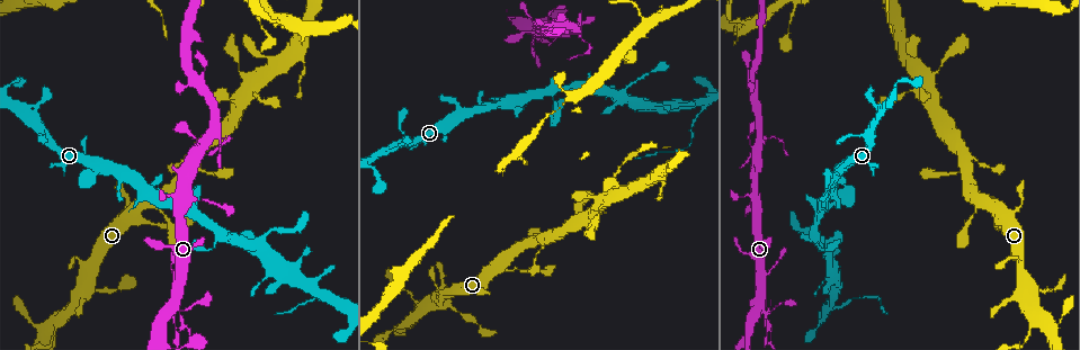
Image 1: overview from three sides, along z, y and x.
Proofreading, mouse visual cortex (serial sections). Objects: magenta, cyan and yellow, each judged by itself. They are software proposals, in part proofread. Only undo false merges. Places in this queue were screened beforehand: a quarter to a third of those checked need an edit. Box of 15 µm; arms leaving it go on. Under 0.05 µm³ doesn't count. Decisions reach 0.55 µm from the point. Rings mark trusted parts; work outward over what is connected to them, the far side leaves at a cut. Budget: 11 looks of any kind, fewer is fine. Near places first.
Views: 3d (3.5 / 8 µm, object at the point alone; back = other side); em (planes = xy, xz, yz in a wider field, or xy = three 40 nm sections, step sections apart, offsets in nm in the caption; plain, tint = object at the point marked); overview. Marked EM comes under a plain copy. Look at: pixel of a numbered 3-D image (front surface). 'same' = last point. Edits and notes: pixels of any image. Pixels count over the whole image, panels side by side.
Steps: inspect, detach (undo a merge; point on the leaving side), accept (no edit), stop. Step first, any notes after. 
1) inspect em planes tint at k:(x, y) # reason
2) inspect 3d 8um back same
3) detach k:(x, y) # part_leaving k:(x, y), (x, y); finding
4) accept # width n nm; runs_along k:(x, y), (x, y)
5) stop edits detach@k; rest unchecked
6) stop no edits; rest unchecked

inspect 3d 3.5um back at 1:(175, 328) # abrupt turn

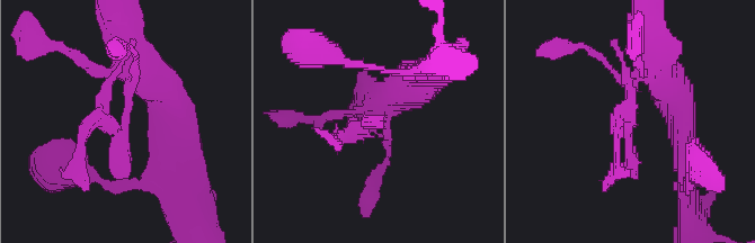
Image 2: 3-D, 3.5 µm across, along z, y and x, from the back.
inspect em xy step 3 tint at 2:(125, 113) # shape alone is not enough

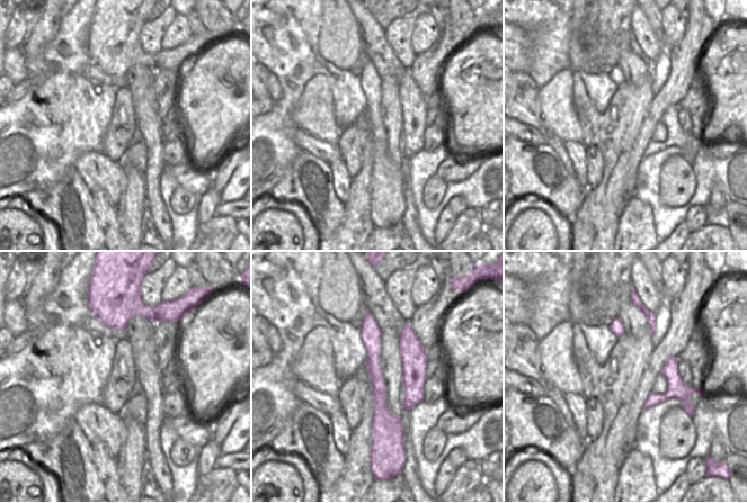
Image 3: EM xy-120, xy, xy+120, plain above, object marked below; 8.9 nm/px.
accept # runs_along 2:(123, 46), (79, 146); one cell here

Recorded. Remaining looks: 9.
inspect 3d 3.5um at 1:(553, 18) # a narrow waist

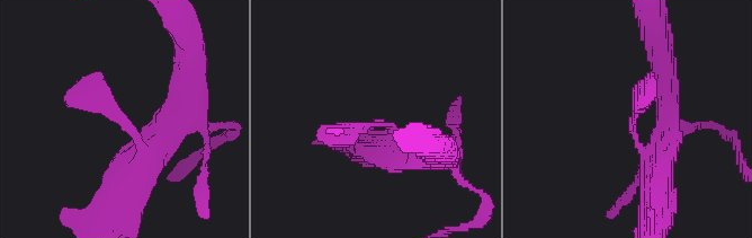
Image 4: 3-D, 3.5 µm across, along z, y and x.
inspect em xy step 1 tint at 4:(129, 126)

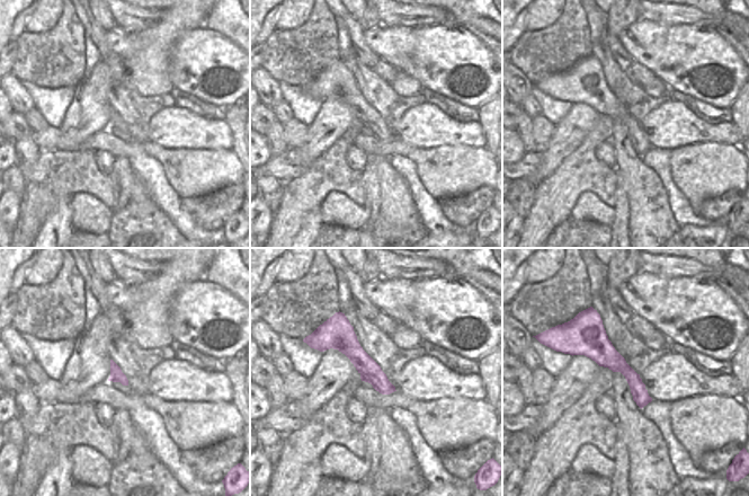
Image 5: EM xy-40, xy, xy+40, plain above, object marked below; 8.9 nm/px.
accept # runs_along 5:(593, 328), (643, 402); one cell here

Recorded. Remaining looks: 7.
inspect 3d 8um at 1:(703, 110) # abrupt turn

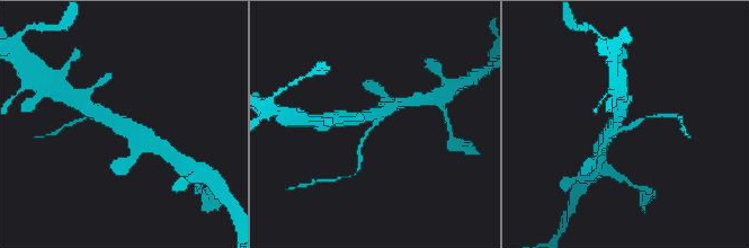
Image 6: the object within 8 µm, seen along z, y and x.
inspect 3d 3.5um back at 6:(123, 130) # zoom in

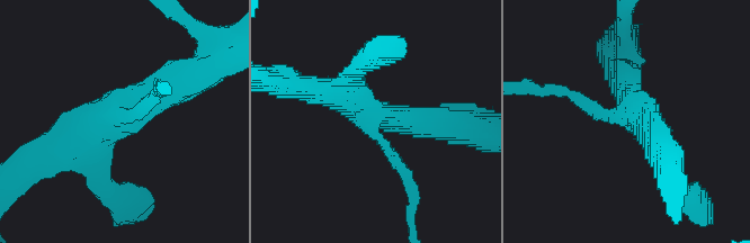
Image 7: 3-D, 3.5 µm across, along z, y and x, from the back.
detach 7:(399, 163) # arm_widths 150, 400, 400 nm; part_leaving 7:(373, 132), (411, 186), (411, 223); a second cell is stuck on

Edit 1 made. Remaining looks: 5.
inspect overview

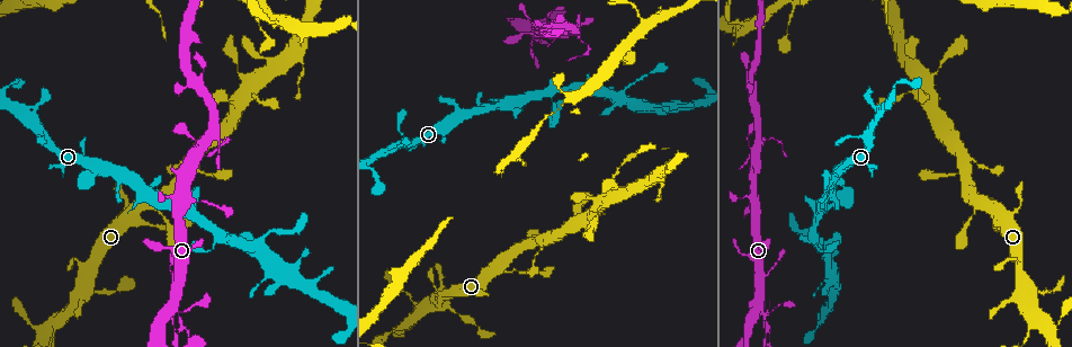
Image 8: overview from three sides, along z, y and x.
inspect 3d 8um at 8:(197, 170) # looks like a crossing

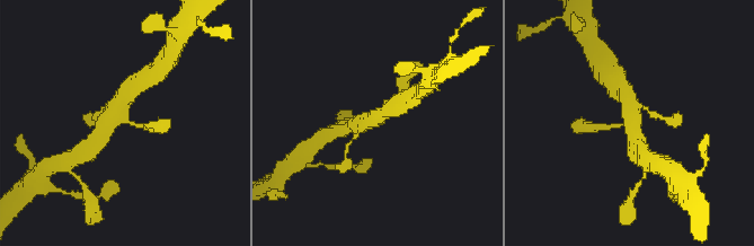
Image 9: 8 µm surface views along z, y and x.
inspect em planes tint at 9:(123, 117) # shape alone is not enough

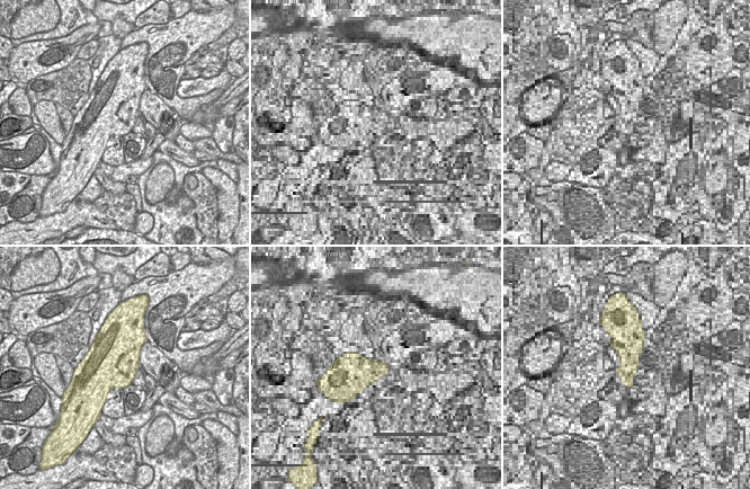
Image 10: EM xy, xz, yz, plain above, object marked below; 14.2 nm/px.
accept # continuous, no second cell

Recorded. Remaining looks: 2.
stop edits detach@7; rest unchecked

